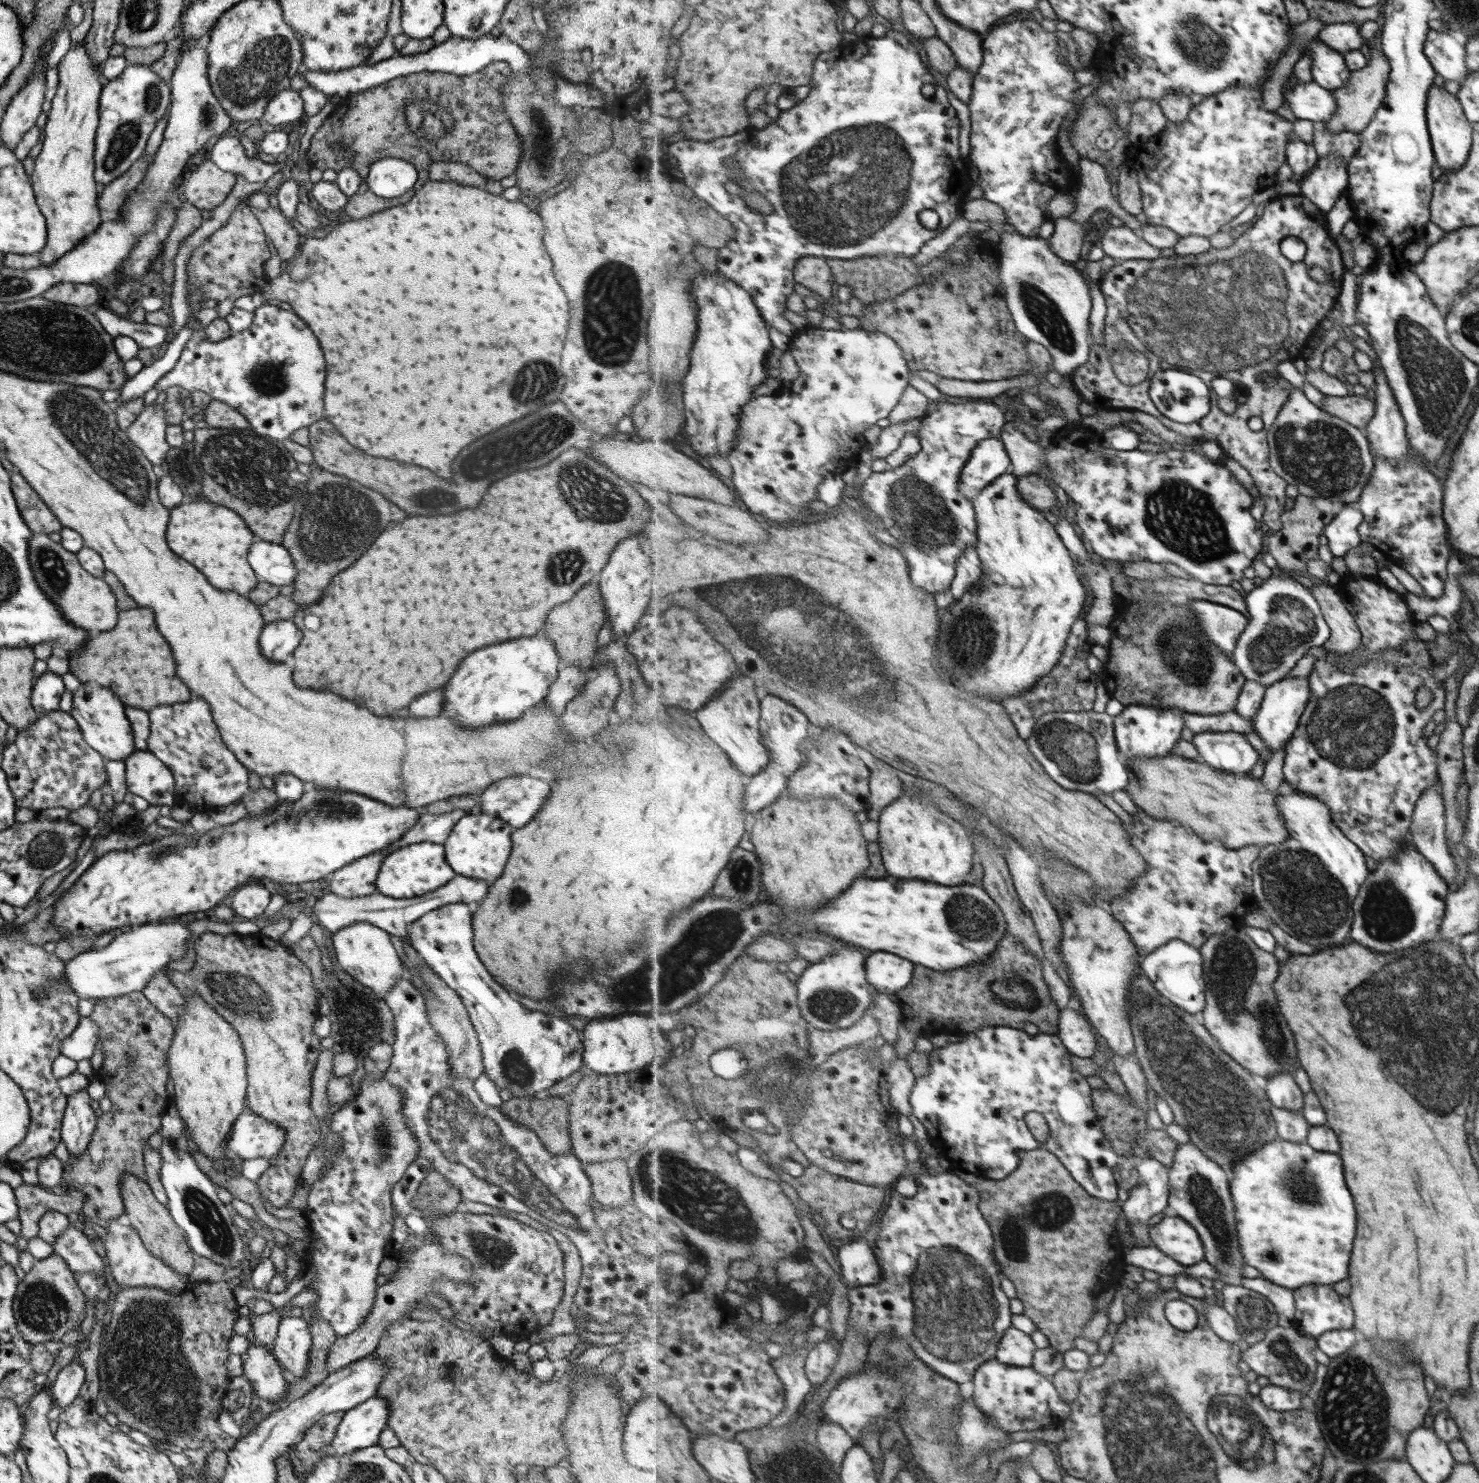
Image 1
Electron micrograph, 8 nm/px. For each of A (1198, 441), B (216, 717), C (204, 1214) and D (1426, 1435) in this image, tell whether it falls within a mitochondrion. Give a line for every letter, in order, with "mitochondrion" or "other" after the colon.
A: other
B: other
C: mitochondrion
D: other

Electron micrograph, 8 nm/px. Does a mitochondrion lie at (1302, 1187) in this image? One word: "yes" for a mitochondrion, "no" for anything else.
yes

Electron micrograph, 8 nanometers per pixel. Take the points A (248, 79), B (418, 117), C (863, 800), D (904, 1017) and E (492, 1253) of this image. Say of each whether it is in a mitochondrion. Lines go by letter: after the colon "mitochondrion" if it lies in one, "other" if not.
A: mitochondrion
B: mitochondrion
C: other
D: other
E: mitochondrion

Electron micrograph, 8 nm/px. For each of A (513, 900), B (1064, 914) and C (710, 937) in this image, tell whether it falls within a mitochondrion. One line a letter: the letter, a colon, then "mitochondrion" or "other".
A: mitochondrion
B: other
C: mitochondrion

